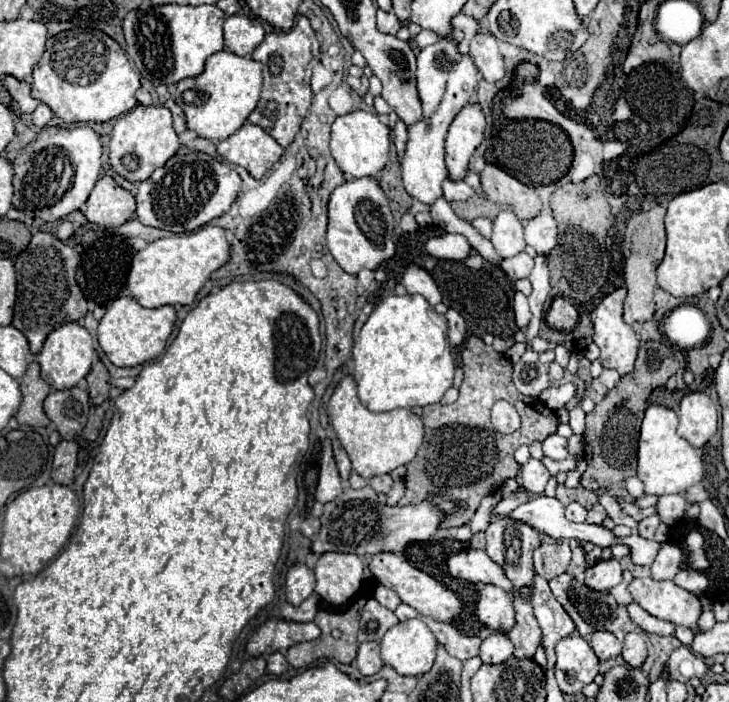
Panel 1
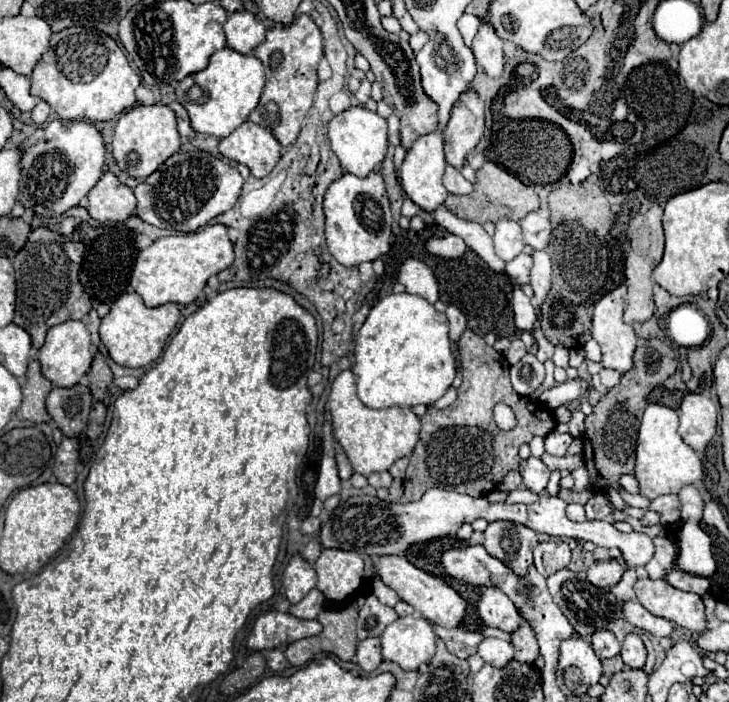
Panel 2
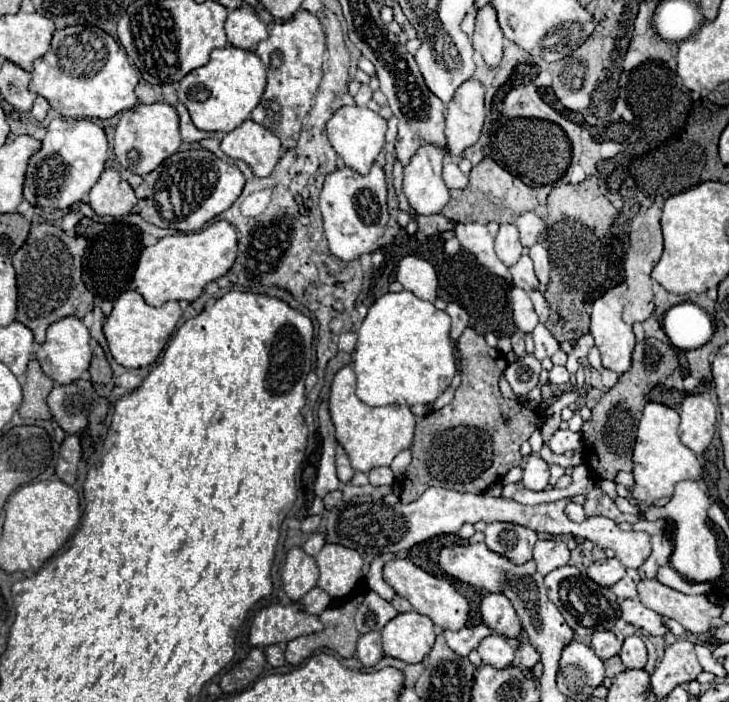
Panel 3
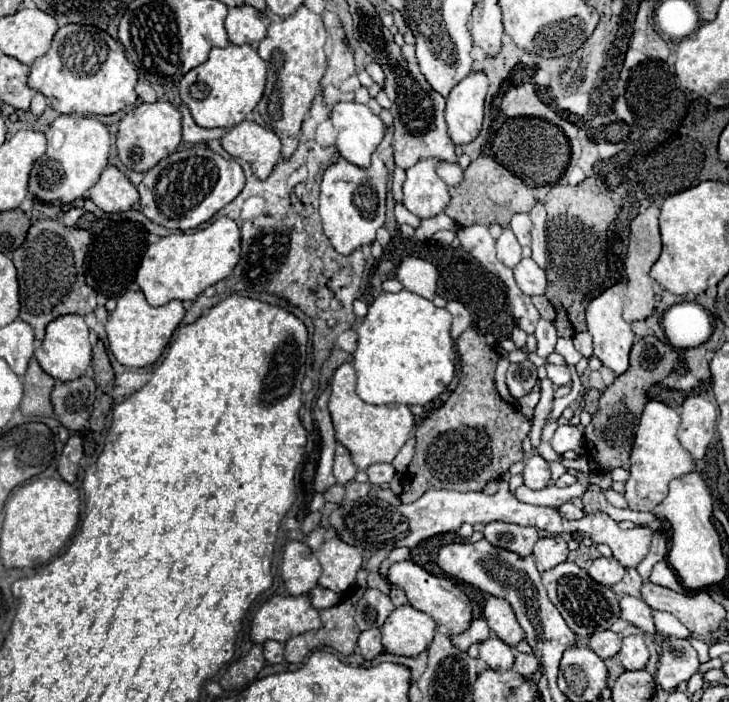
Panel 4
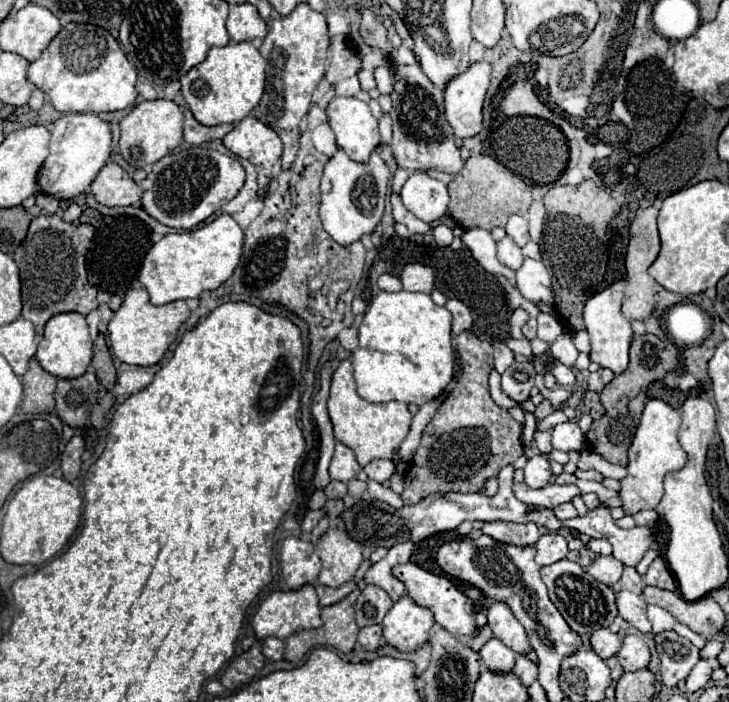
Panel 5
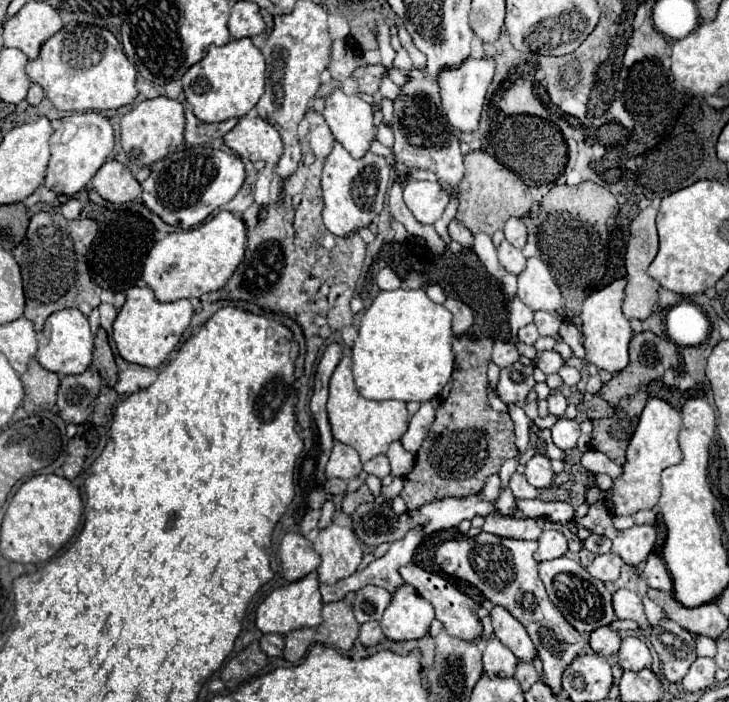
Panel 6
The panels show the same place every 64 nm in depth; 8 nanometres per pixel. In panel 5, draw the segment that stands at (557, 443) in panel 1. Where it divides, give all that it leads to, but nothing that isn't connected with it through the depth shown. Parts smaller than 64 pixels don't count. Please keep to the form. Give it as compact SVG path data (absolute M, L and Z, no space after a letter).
M568 420L564 424L554 426L552 430L552 448L562 450L562 452L582 452L584 446L584 434L580 430L580 426L576 424L576 420Z

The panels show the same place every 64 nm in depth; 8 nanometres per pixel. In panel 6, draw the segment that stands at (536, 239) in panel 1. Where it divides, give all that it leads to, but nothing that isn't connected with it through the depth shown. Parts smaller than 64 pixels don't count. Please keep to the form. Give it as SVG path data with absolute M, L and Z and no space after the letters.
M510 218L510 220L506 222L506 226L504 226L504 236L506 236L506 240L508 240L512 246L524 248L526 236L528 236L524 222L522 222L520 218Z

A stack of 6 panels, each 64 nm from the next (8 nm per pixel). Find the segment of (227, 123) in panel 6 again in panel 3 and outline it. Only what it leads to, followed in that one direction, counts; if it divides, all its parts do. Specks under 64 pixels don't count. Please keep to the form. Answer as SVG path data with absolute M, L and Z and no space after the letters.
M178 104L176 110L178 110L178 116L180 116L180 132L182 132L182 140L184 140L184 142L198 142L198 140L216 136L216 132L204 132L204 130L198 130L198 128L192 124L190 114L188 114L188 110L186 110L184 104Z

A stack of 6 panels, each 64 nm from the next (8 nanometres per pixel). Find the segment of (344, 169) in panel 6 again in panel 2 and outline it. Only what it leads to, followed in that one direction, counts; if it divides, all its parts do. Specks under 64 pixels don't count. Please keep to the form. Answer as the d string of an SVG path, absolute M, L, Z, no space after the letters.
M378 170L370 172L366 178L354 174L342 174L336 178L324 194L324 216L326 216L326 242L330 254L344 266L358 266L362 262L372 262L390 250L390 224L392 214L388 206L388 196L384 180Z

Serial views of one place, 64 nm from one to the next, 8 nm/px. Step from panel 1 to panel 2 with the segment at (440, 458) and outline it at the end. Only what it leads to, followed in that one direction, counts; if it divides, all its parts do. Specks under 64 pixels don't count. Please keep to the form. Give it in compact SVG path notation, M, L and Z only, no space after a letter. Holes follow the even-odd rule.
M466 330L458 342L462 386L458 388L458 398L454 406L446 410L428 408L424 418L420 418L420 440L410 456L410 464L404 480L402 502L412 502L422 498L428 488L442 486L446 490L458 490L460 494L486 496L492 492L510 470L518 470L520 456L518 448L530 442L534 436L546 436L554 430L554 416L546 408L536 404L536 414L528 410L528 400L518 396L508 378L510 364L506 358L484 342L482 336ZM504 402L516 414L516 428L500 430L494 422L494 404Z

